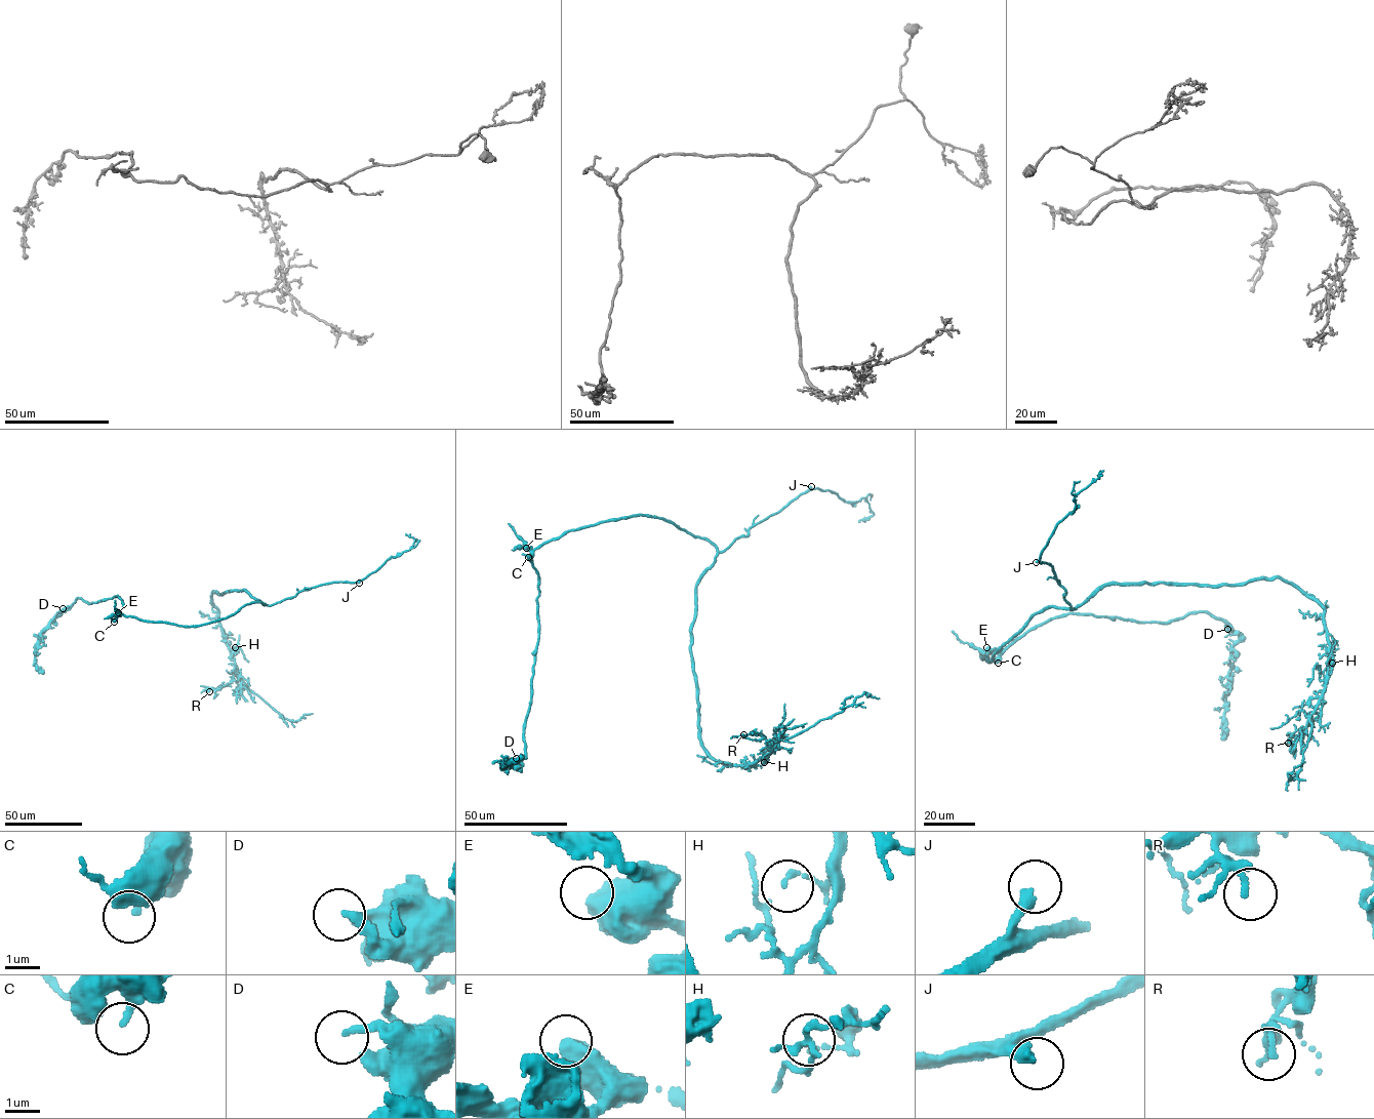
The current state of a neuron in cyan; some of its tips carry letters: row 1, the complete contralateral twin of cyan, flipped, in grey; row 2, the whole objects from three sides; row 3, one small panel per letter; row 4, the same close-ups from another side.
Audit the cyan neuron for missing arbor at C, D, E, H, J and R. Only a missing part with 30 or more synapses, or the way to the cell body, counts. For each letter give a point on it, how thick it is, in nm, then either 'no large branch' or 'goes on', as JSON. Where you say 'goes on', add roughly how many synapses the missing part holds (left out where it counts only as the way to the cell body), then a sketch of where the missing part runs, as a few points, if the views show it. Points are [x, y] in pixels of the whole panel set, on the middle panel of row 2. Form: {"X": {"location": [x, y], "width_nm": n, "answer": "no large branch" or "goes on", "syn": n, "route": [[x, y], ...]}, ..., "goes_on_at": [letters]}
{"C": {"location": [528, 557], "width_nm": 220, "answer": "no large branch"}, "D": {"location": [516, 758], "width_nm": 240, "answer": "no large branch"}, "E": {"location": [526, 548], "width_nm": 600, "answer": "no large branch"}, "H": {"location": [764, 762], "width_nm": 140, "answer": "no large branch"}, "J": {"location": [811, 486], "width_nm": 320, "answer": "goes on"}, "R": {"location": [743, 734], "width_nm": 130, "answer": "no large branch"}, "goes_on_at": ["J"]}

